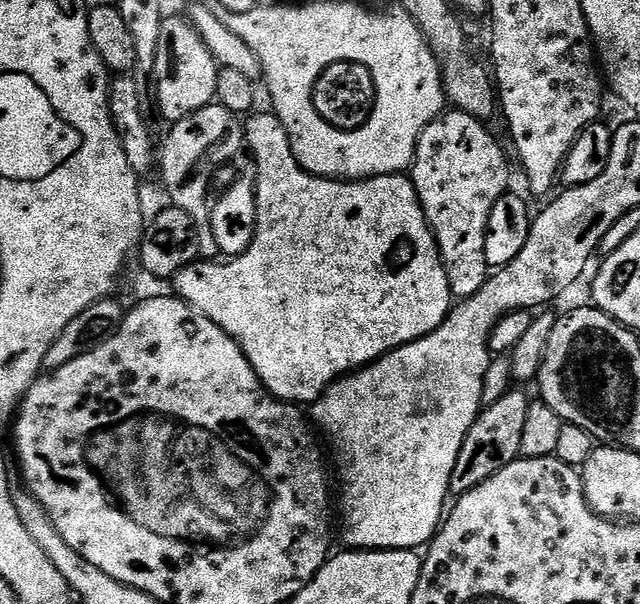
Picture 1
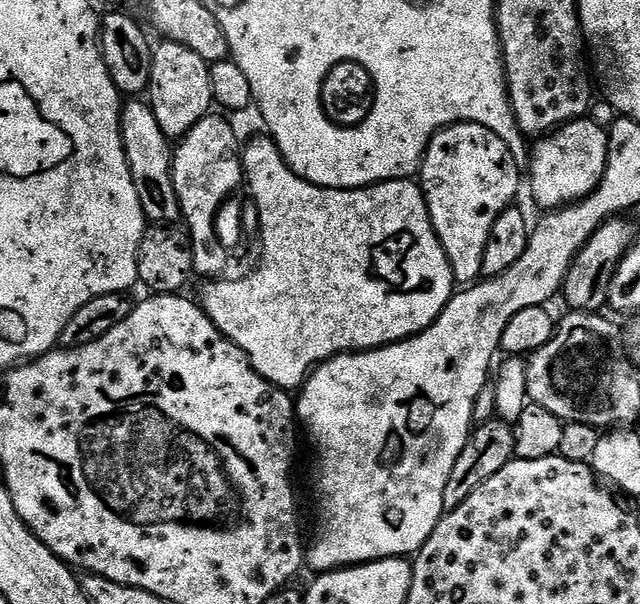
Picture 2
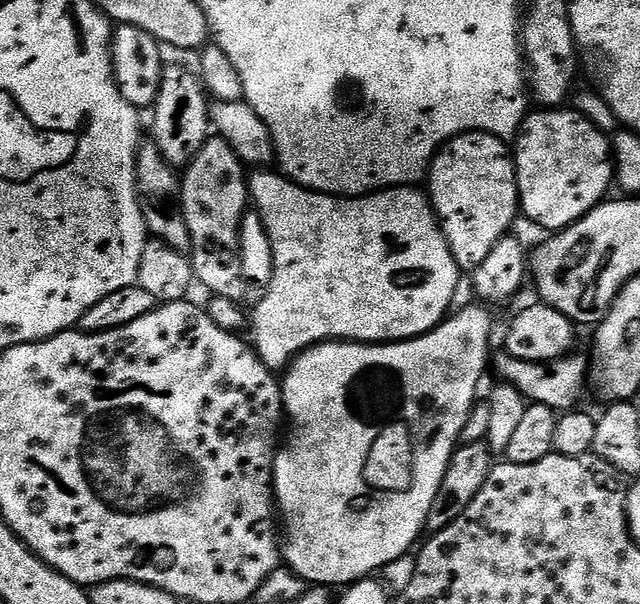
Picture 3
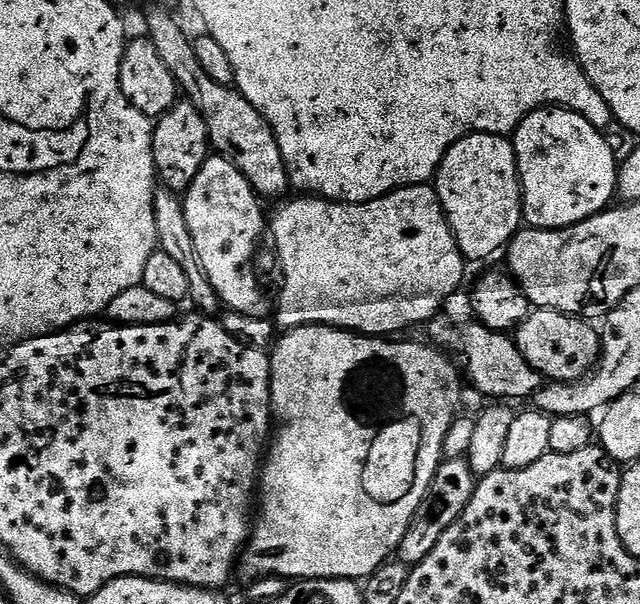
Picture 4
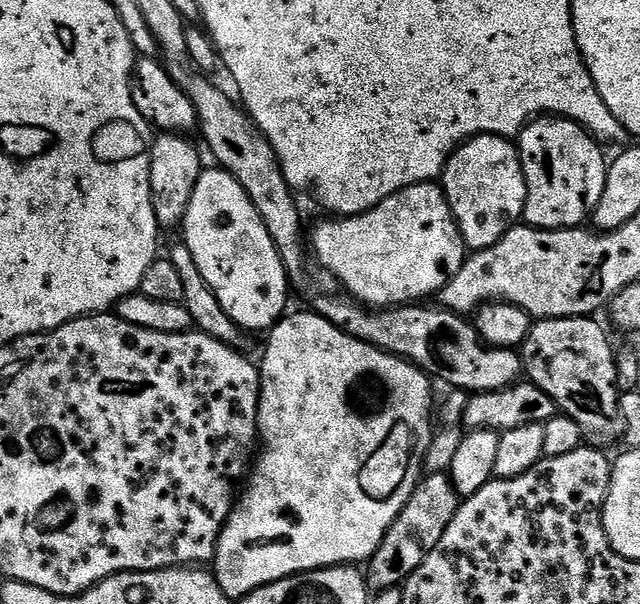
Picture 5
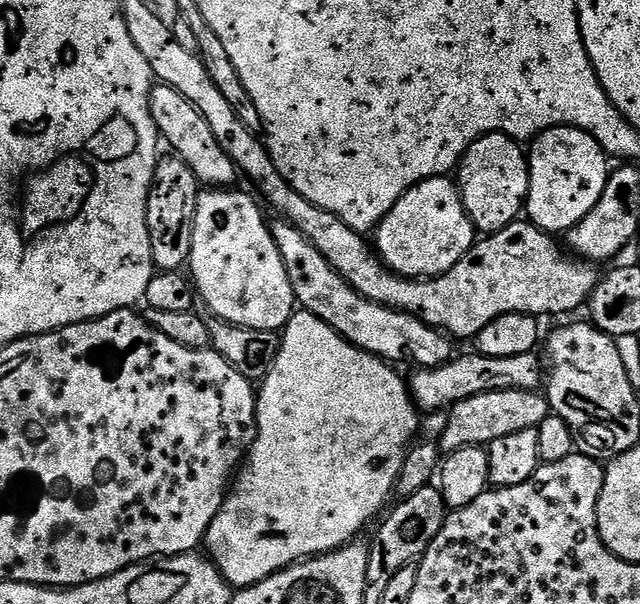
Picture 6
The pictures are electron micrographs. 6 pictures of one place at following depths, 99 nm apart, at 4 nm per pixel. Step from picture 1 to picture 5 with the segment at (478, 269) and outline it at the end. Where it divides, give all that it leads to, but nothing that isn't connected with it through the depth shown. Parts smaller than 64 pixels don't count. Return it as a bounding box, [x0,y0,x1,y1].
[442,136,528,252]

